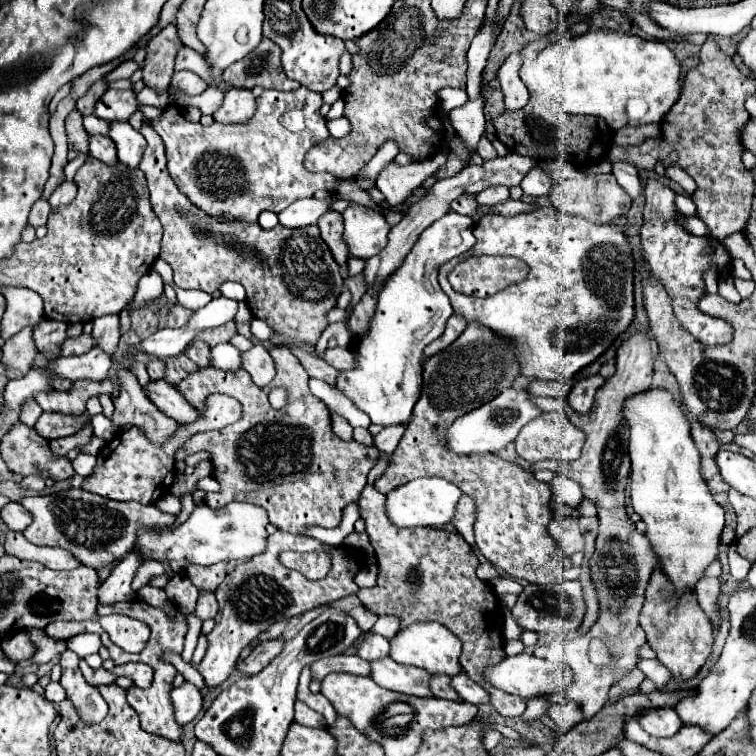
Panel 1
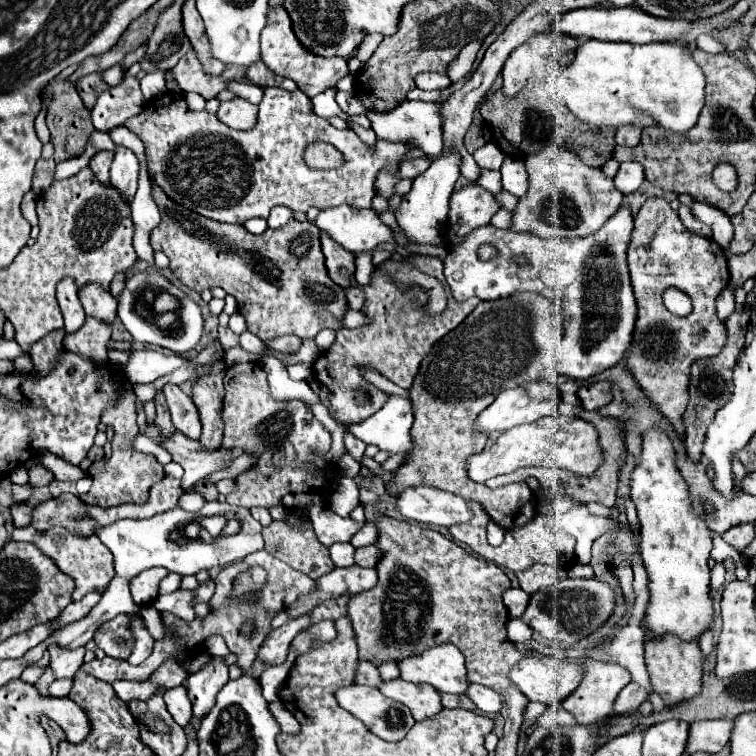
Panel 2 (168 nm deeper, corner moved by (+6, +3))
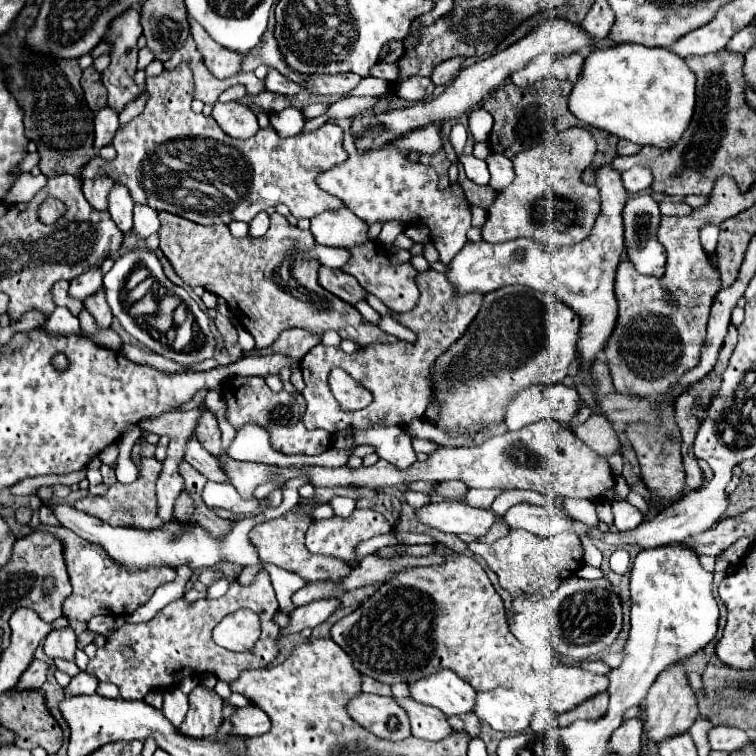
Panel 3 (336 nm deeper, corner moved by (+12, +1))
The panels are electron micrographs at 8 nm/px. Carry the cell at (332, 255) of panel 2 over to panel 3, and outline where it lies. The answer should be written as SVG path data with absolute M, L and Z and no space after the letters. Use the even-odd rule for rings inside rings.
M320 268L320 286L324 290L328 290L330 294L338 296L340 300L356 306L360 300L366 298L364 288L356 282L356 278L352 278L350 274L344 274L336 268Z

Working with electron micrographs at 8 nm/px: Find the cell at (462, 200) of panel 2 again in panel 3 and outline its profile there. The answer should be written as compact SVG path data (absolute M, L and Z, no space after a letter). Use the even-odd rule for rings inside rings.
M347 131L343 135L343 146L349 152L348 160L322 172L316 178L318 188L342 200L344 206L350 208L368 226L374 222L384 224L390 220L396 220L404 226L426 224L430 228L430 238L440 254L440 260L450 264L450 260L468 242L466 232L470 230L470 204L466 202L462 188L456 184L454 188L438 190L436 170L420 162L410 162L410 158L394 146L360 154Z

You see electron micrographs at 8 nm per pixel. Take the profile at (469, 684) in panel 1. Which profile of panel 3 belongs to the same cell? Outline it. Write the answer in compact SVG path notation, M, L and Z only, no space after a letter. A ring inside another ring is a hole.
M510 688L480 692L476 698L476 716L500 732L524 732L536 712L532 696Z

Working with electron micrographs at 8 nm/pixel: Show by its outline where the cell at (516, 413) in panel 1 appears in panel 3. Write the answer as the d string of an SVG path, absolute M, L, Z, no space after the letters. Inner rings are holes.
M564 384L530 386L510 402L504 424L508 426L508 430L520 430L540 420L568 424L578 414L578 410L580 396L576 388Z

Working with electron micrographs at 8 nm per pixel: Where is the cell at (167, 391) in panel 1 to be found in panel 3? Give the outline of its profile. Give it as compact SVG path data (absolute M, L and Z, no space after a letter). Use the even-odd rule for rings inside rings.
M192 436L188 440L186 462L192 464L200 474L204 474L212 482L230 482L230 478L222 470L222 464L200 446L200 442L196 440L196 436Z

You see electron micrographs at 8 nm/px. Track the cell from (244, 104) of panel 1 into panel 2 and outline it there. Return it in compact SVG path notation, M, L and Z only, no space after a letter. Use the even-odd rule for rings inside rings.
M232 98L228 102L220 102L216 116L220 122L234 130L250 130L256 124L256 112L256 104L250 104L244 98Z

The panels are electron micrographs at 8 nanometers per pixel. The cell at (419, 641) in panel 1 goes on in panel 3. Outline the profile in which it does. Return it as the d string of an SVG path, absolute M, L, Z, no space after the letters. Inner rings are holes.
M440 670L440 674L432 674L420 682L410 684L410 692L416 702L434 706L446 716L474 712L476 706L476 690L452 674L452 670Z

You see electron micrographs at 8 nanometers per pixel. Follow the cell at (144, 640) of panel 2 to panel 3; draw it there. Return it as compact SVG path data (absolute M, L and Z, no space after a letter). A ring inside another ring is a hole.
M96 616L88 620L88 630L102 634L102 636L112 636L112 626L114 626L114 618L112 616Z

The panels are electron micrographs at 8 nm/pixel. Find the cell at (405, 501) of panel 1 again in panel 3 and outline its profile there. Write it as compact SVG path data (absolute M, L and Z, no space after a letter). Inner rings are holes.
M430 502L418 512L420 522L450 534L470 534L482 538L494 524L494 514L484 508L474 508L464 502Z

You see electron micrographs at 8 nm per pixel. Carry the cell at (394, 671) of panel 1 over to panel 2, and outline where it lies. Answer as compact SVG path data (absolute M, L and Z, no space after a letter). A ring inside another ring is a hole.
M394 678L394 680L382 682L380 690L388 698L408 706L414 720L424 720L426 716L434 716L442 710L440 694L430 684L412 684L402 678Z

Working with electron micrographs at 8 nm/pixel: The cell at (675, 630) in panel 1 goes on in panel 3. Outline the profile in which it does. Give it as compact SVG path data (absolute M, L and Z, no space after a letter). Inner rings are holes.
M682 664L668 666L668 670L664 670L664 674L660 674L660 678L656 678L656 682L650 686L650 690L644 698L644 706L646 706L646 722L644 722L646 740L654 742L654 744L660 744L676 734L686 734L690 730L690 726L694 724L694 720L700 718L700 712L696 706L696 696L688 684Z

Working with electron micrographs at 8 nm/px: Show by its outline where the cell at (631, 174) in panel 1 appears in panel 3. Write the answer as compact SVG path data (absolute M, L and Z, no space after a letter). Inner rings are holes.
M636 166L636 168L630 168L622 174L622 182L624 182L624 188L630 192L630 194L636 194L636 192L642 192L646 188L650 188L652 184L652 172L648 168L642 168L642 166Z

